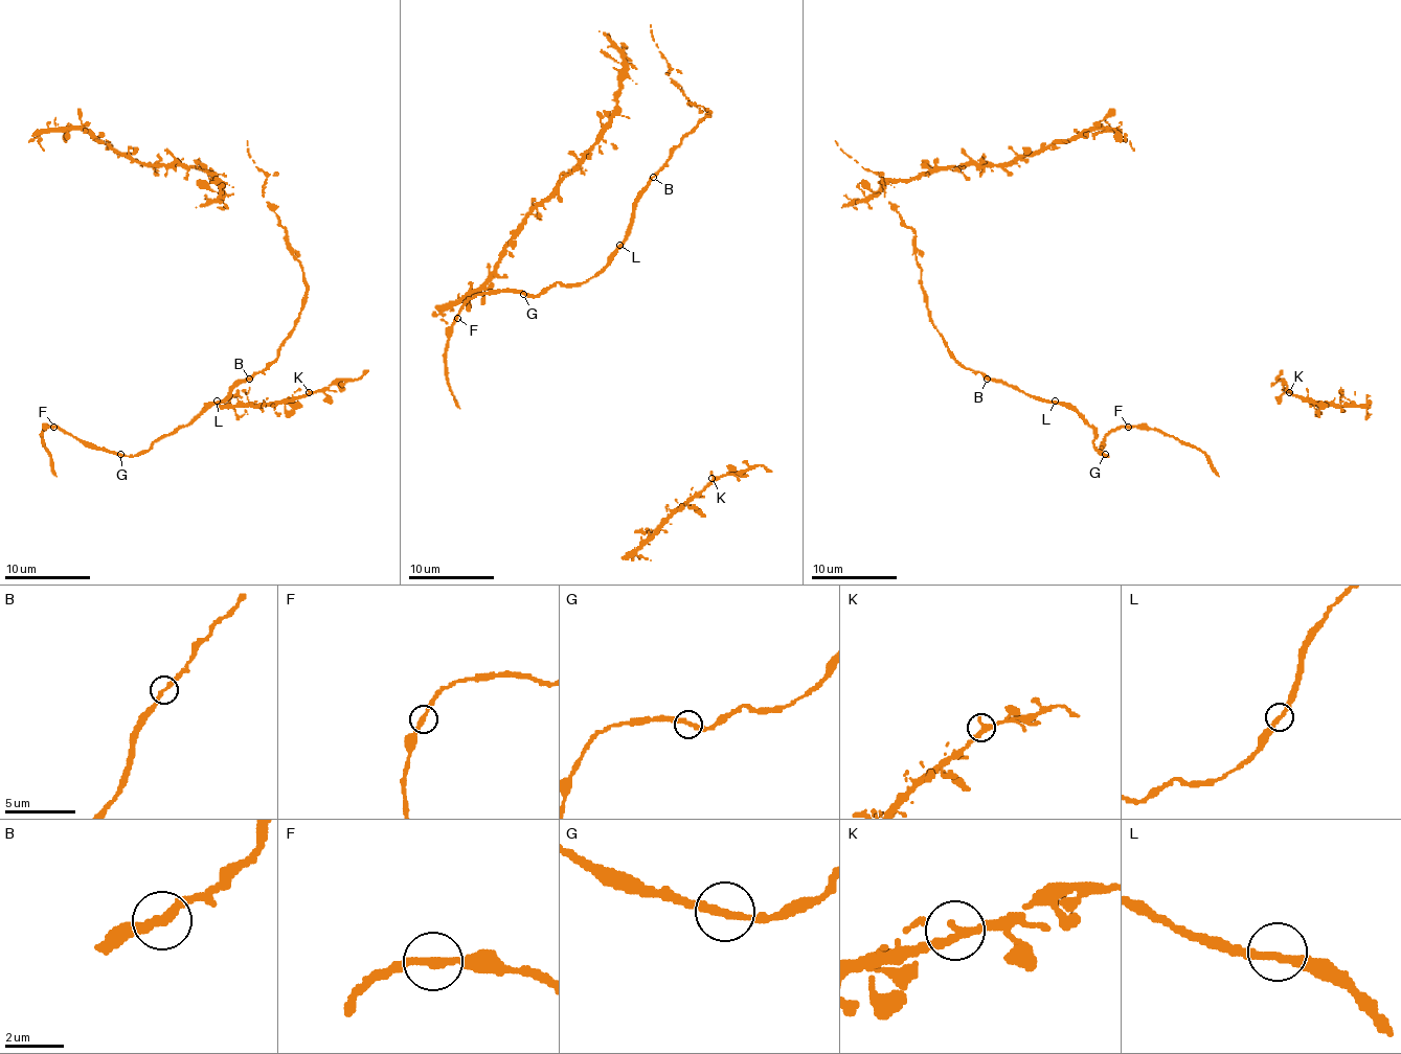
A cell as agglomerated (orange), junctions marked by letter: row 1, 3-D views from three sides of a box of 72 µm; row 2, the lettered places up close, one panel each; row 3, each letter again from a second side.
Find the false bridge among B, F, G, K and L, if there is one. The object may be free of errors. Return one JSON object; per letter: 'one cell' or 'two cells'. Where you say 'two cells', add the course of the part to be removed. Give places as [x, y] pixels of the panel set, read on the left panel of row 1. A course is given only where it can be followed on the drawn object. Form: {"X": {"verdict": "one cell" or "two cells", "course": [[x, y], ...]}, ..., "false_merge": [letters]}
{"B": {"verdict": "one cell"}, "F": {"verdict": "one cell"}, "G": {"verdict": "one cell"}, "K": {"verdict": "one cell"}, "L": {"verdict": "one cell"}, "false_merge": []}

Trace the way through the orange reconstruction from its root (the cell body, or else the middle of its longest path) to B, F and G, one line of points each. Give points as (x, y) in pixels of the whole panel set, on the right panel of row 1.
B: (1055, 403), (1040, 401), (999, 381), (987, 379)
F: (1055, 403), (1070, 405), (1093, 429), (1093, 445), (1105, 456), (1105, 437), (1111, 431), (1128, 427)
G: (1055, 403), (1070, 405), (1093, 429), (1093, 445), (1105, 454)

